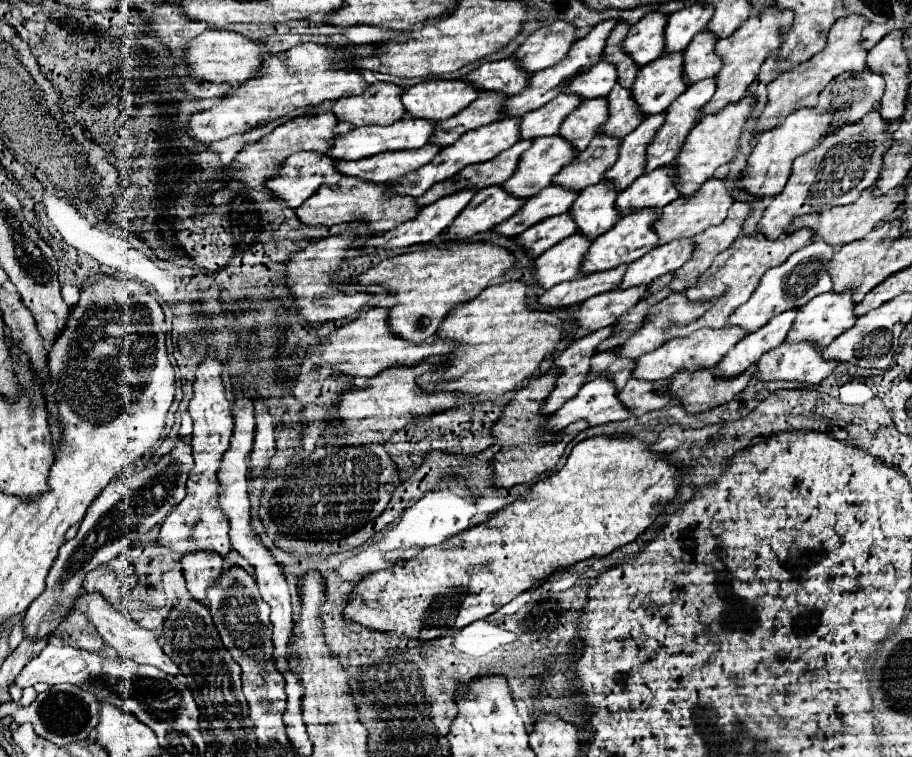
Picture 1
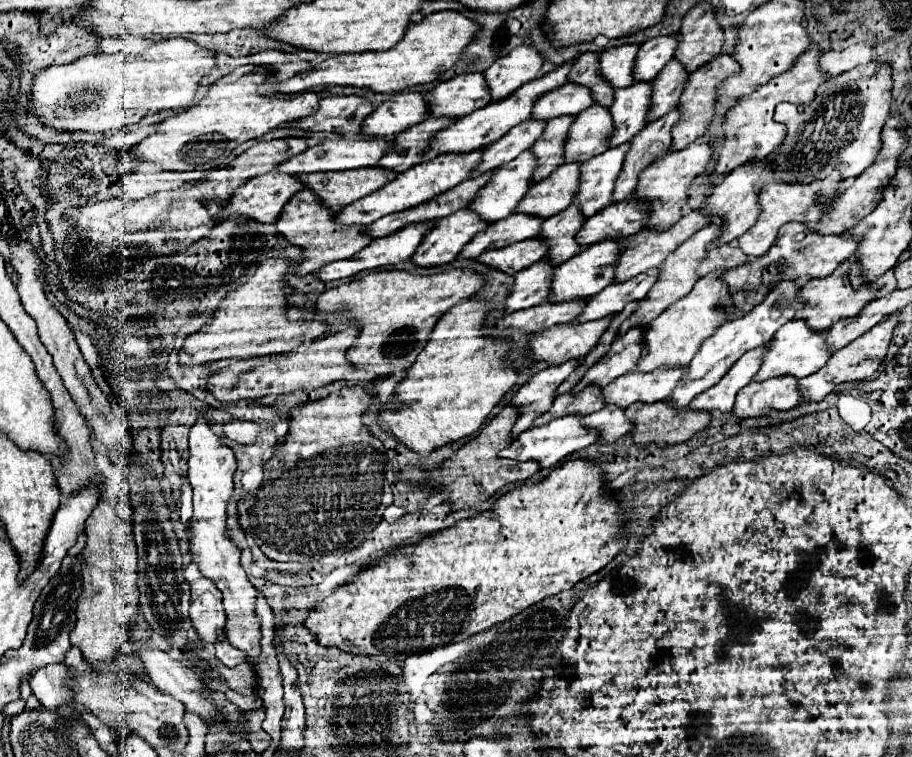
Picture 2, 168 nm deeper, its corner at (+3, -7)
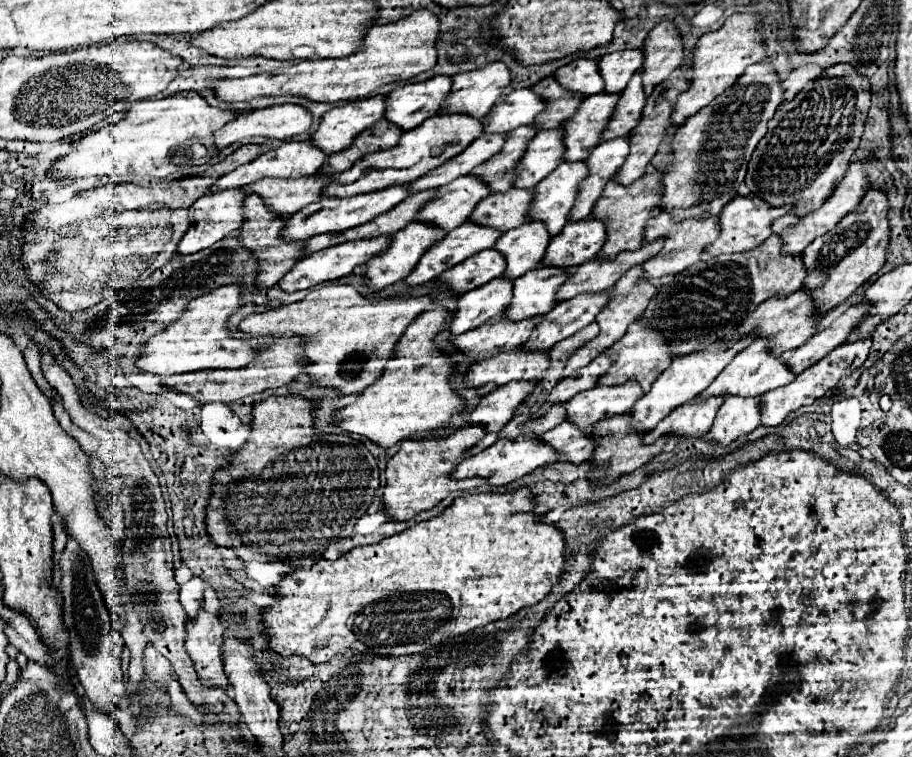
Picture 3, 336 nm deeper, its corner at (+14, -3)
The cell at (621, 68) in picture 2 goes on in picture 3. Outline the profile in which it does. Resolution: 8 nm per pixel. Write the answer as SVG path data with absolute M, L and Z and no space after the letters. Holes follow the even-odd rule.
M579 57L569 65L559 67L553 75L557 75L557 79L561 79L561 83L569 87L569 91L585 91L585 95L595 95L605 89L605 83L599 73L599 57Z

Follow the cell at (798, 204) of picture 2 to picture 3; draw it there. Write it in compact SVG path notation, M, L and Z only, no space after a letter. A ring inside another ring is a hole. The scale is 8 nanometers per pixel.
M737 195L733 197L721 211L719 219L721 219L721 233L719 237L715 239L713 245L707 247L707 253L711 253L713 257L717 255L723 255L723 253L743 253L743 251L751 251L755 249L757 245L761 245L769 235L771 235L771 223L775 219L779 219L781 215L787 215L793 211L793 205L787 203L787 205L779 205L779 207L773 207L769 203L765 203L763 199L759 199L757 195Z

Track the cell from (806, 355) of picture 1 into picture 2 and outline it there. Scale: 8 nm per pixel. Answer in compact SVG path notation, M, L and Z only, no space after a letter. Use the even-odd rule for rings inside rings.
M774 377L764 383L752 381L738 393L732 413L738 419L764 417L770 411L788 411L800 401L800 391L794 377Z

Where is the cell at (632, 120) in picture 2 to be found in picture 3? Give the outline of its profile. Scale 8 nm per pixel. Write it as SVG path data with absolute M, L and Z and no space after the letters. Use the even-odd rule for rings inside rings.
M597 93L585 99L585 107L565 123L565 127L569 127L569 139L565 139L565 155L569 155L569 159L565 161L587 159L601 143L601 135L613 117L619 97L619 93Z

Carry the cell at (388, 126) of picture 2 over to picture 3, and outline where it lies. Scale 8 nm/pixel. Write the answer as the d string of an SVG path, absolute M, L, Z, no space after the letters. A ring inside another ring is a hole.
M375 95L347 103L345 107L331 109L321 117L319 129L311 135L317 147L329 153L339 153L353 143L353 139L373 127L385 117L387 95Z

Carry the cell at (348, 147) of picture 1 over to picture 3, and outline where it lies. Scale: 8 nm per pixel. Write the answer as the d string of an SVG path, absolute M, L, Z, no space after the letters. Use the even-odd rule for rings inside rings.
M289 141L289 143L283 143L281 147L277 149L269 149L265 151L263 155L259 155L257 161L251 161L247 165L241 165L239 169L219 177L215 181L215 185L211 187L211 191L217 191L217 189L225 189L225 187L245 187L261 177L283 177L283 179L295 179L295 177L301 177L301 175L313 175L317 173L323 163L329 159L329 155L325 151L321 151L319 147L307 143L307 141Z

